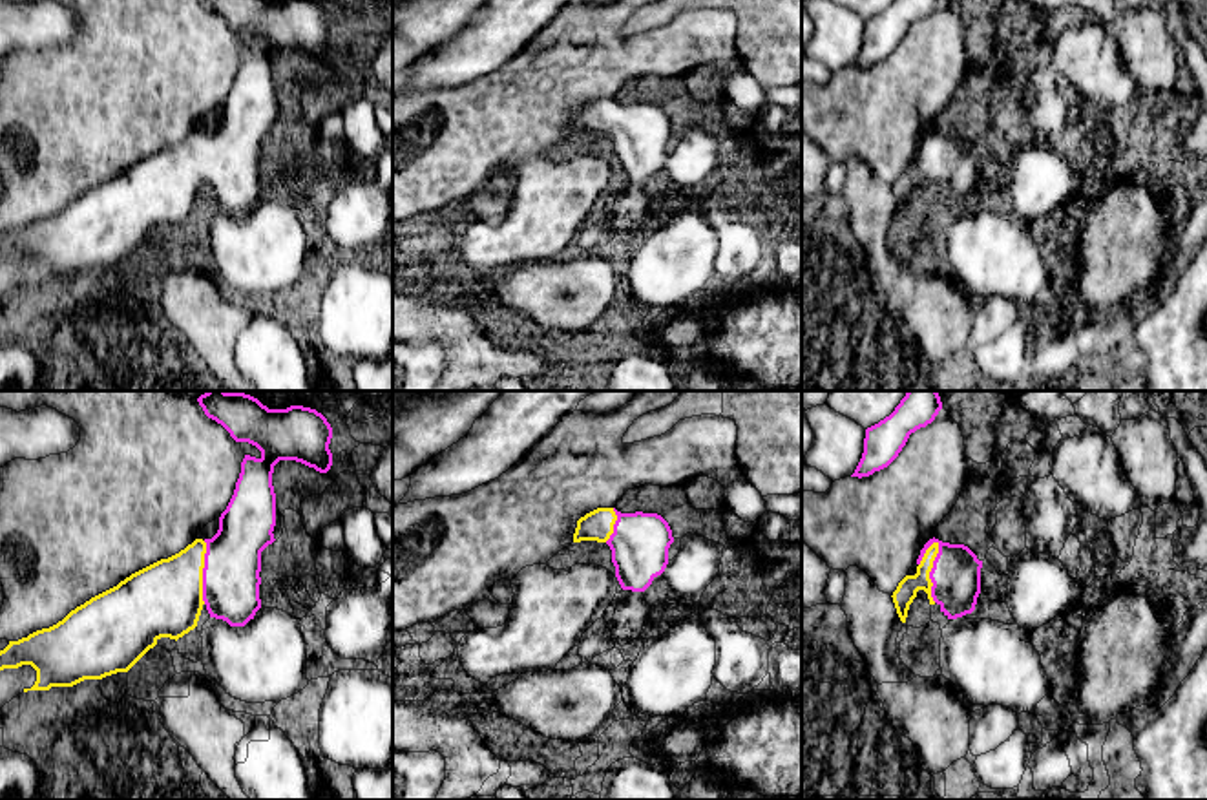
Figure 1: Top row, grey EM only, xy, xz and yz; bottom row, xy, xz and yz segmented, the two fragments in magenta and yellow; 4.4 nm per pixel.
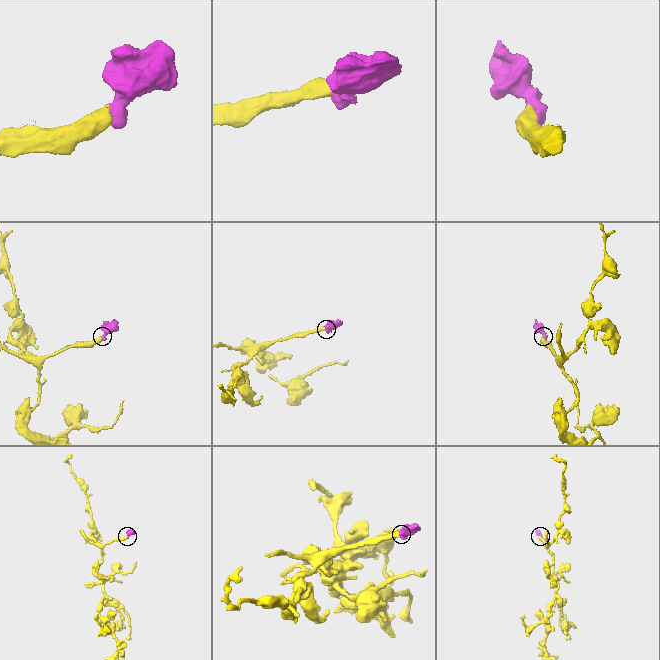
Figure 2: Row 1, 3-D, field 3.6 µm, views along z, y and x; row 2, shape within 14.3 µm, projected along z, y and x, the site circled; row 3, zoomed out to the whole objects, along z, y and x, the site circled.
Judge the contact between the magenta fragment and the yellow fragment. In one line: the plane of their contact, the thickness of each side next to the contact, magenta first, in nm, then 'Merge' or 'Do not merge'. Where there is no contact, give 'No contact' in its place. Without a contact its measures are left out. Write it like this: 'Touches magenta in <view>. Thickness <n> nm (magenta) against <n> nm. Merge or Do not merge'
Touches magenta in yz. Thickness 220 nm (magenta) against 90 nm. Merge

